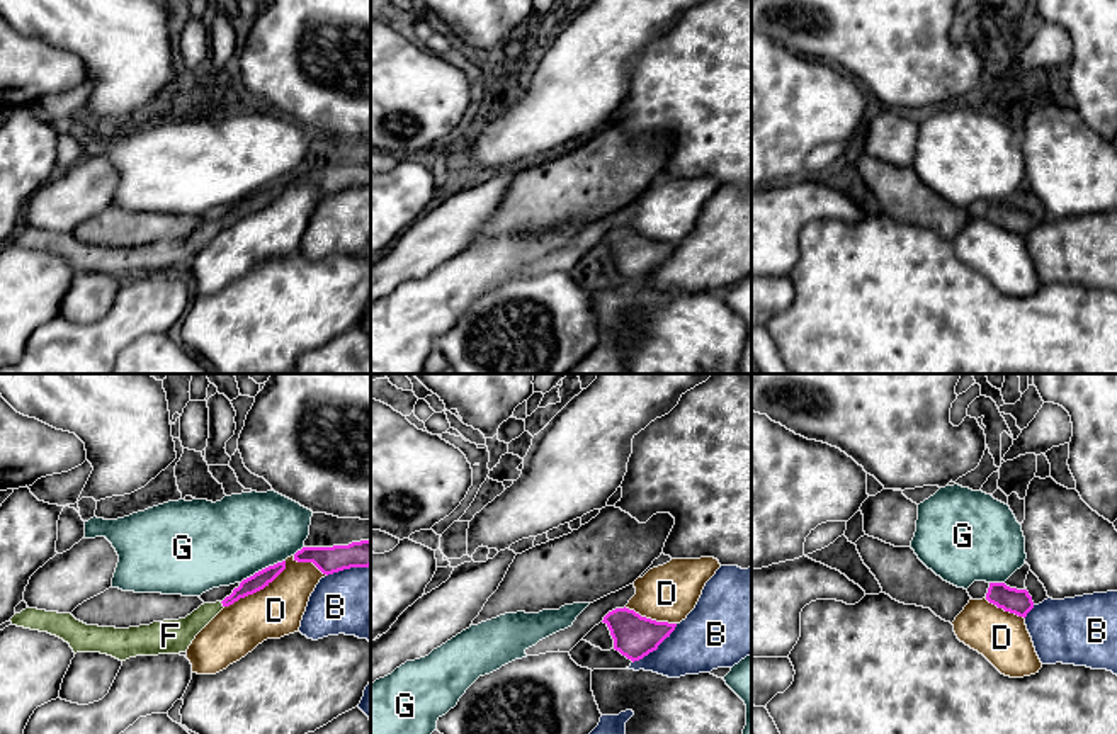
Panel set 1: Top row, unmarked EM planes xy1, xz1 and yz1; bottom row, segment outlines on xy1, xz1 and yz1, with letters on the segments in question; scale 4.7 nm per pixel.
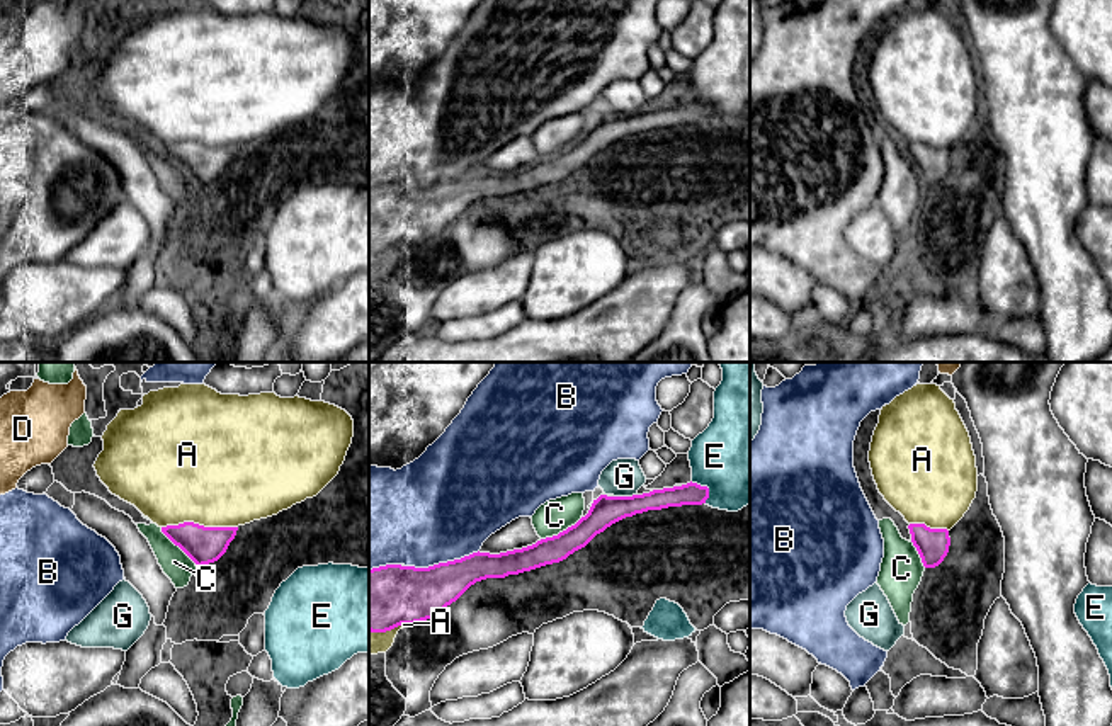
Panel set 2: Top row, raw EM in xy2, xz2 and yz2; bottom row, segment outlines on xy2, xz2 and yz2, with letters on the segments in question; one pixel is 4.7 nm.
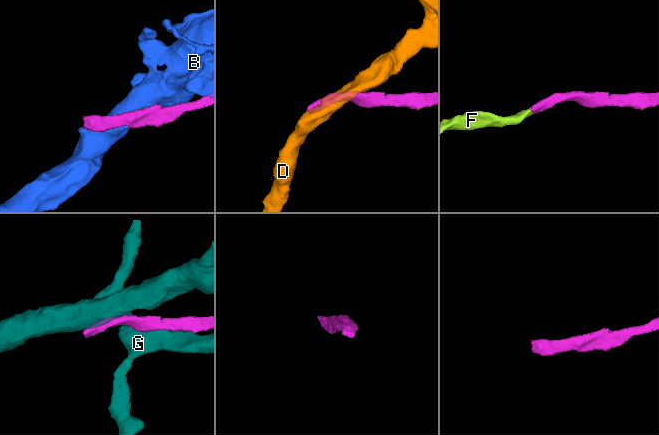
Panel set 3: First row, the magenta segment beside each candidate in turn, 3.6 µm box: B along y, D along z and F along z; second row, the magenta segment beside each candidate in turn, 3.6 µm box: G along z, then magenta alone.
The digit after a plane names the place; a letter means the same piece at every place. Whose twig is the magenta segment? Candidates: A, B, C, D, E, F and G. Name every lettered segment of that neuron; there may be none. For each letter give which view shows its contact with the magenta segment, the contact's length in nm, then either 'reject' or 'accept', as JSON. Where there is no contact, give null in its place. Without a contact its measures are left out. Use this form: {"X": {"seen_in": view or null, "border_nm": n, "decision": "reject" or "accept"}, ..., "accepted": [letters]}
{"A": {"seen_in": "xy2", "border_nm": 360, "decision": "reject"}, "B": {"seen_in": "xz2", "border_nm": 360, "decision": "reject"}, "C": {"seen_in": "xy2", "border_nm": 260, "decision": "reject"}, "D": {"seen_in": "xy1", "border_nm": 360, "decision": "reject"}, "E": {"seen_in": "xz2", "border_nm": 130, "decision": "reject"}, "F": {"seen_in": "xy1", "border_nm": 40, "decision": "accept"}, "G": {"seen_in": "xy1", "border_nm": 240, "decision": "reject"}, "accepted": ["F"]}

